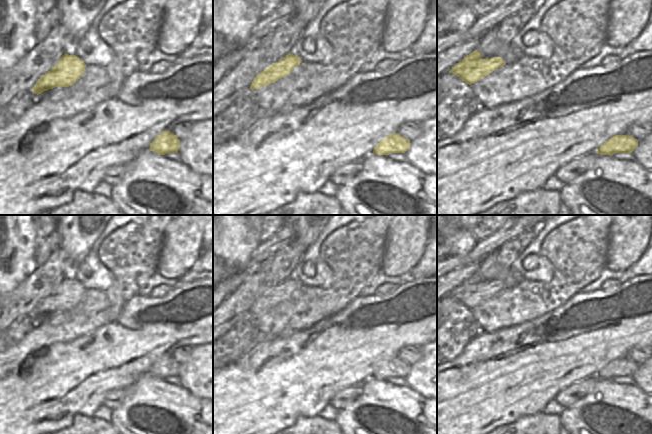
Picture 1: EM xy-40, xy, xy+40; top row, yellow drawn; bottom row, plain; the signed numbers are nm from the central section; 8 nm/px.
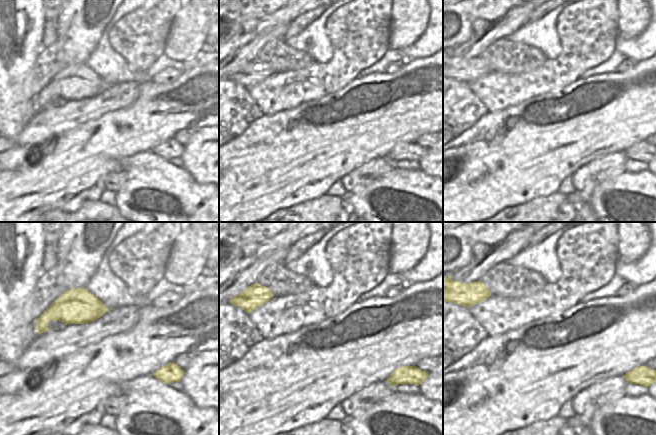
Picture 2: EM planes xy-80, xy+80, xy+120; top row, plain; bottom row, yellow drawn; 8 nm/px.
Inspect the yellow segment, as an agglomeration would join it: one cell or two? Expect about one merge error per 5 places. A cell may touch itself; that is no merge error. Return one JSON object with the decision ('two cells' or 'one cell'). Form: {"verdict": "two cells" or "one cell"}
{"verdict": "one cell"}

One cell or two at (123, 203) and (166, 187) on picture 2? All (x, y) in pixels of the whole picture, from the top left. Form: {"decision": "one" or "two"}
{"decision": "one"}

